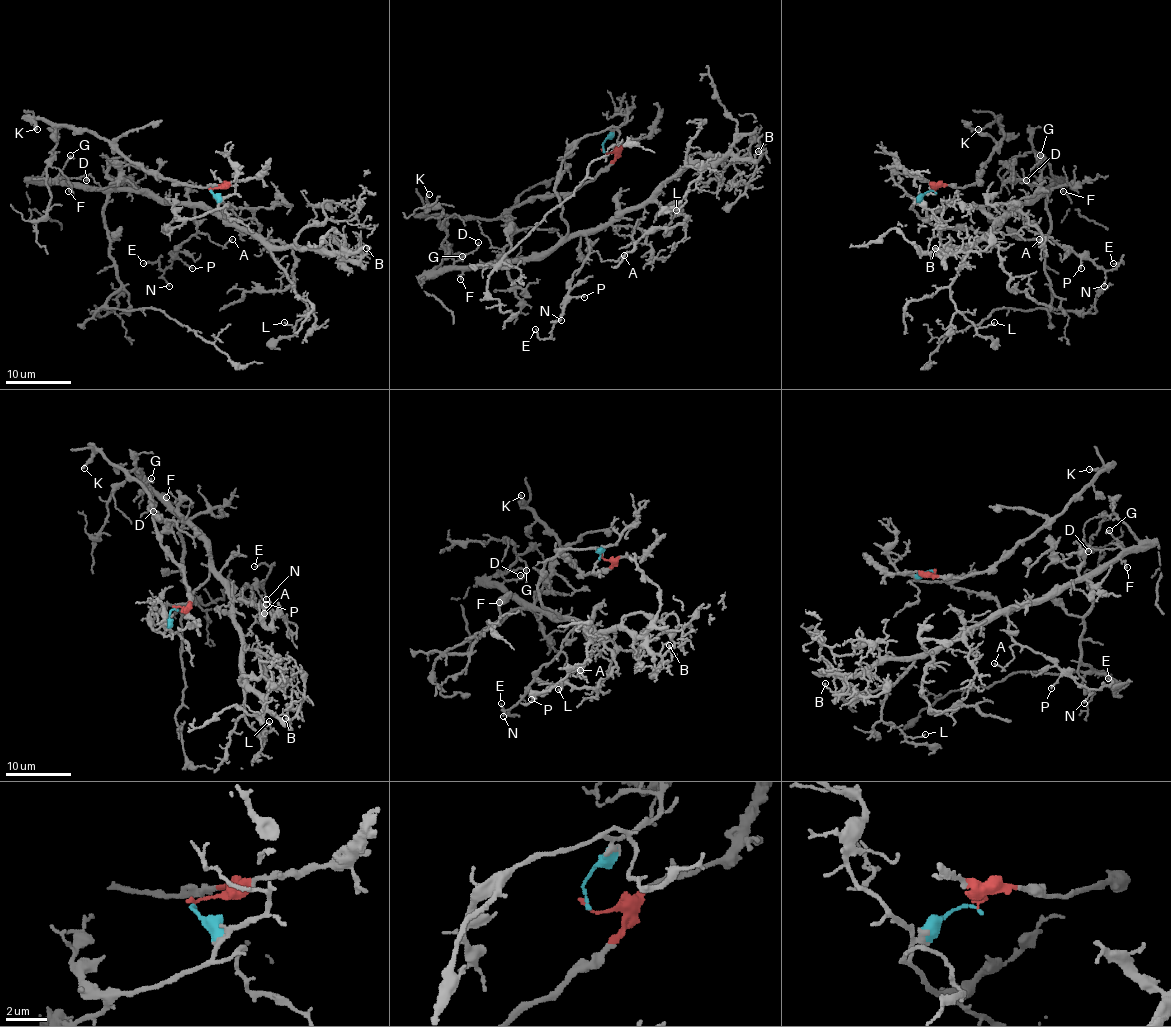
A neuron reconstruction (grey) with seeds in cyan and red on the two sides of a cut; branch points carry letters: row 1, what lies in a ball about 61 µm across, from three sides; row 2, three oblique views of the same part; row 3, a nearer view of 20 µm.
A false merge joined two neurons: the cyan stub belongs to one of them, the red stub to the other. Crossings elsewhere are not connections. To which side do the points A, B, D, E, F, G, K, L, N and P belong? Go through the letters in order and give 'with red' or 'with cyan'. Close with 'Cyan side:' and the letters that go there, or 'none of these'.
A: with cyan
B: with cyan
D: with cyan
E: with cyan
F: with cyan
G: with cyan
K: with red
L: with cyan
N: with cyan
P: with cyan
Cyan side: A, B, D, E, F, G, L, N, P

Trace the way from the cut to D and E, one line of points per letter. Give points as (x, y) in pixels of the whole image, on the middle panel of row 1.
D: (603, 149), (606, 129), (586, 134), (563, 159), (555, 189), (568, 233), (553, 247), (454, 265), (479, 242)
E: (603, 149), (606, 129), (563, 159), (555, 189), (566, 235), (589, 247), (548, 337), (535, 329)

